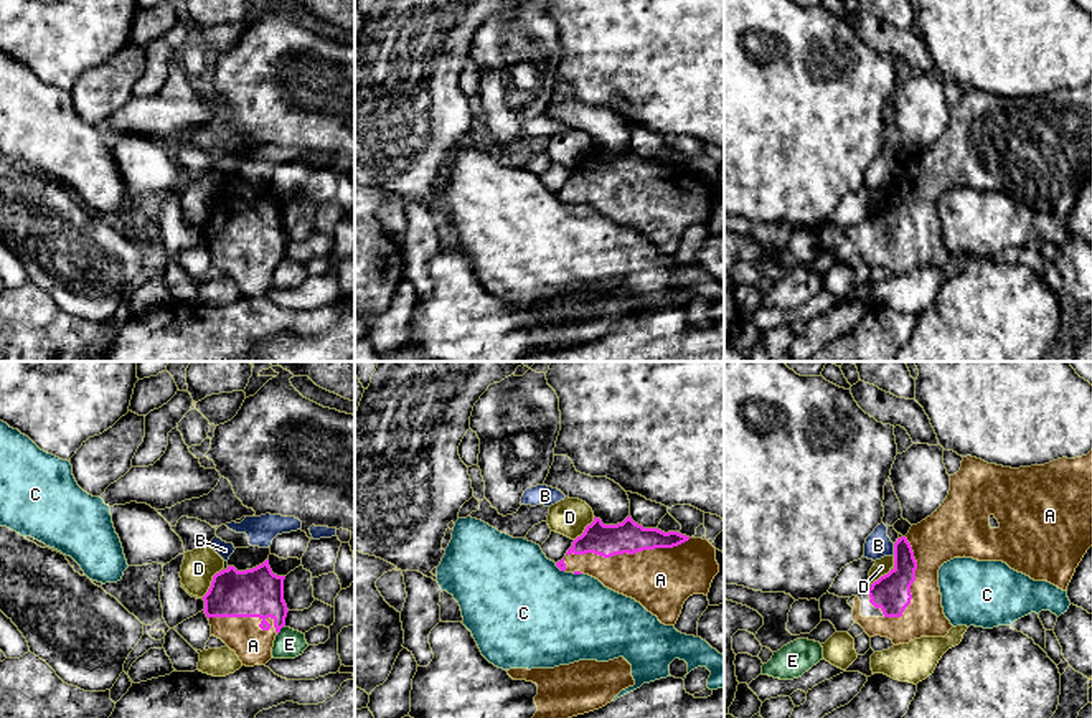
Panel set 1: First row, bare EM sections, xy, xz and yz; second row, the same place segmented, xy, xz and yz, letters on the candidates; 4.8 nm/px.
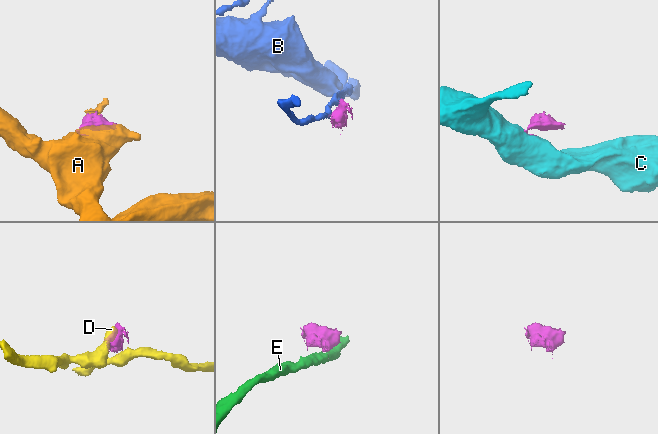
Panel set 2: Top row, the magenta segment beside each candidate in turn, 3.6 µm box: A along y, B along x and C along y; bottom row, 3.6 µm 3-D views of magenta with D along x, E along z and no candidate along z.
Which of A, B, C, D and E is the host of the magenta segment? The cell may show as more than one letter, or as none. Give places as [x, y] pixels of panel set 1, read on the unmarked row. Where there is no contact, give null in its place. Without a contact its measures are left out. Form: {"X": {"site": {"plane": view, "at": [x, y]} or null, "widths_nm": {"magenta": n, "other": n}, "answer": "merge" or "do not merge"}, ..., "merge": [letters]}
{"A": {"site": {"plane": "xz", "at": [627, 182]}, "widths_nm": {"magenta": 160, "other": 300}, "answer": "merge"}, "B": {"site": {"plane": "yz", "at": [894, 180]}, "widths_nm": {"magenta": 180, "other": 130}, "answer": "do not merge"}, "C": {"site": {"plane": "xz", "at": [560, 198]}, "widths_nm": {"magenta": 50, "other": 500}, "answer": "do not merge"}, "D": {"site": {"plane": "xy", "at": [211, 213]}, "widths_nm": {"magenta": 240, "other": 160}, "answer": "do not merge"}, "E": {"site": {"plane": "xy", "at": [281, 258]}, "widths_nm": {"magenta": 240, "other": 140}, "answer": "do not merge"}, "merge": ["A"]}

